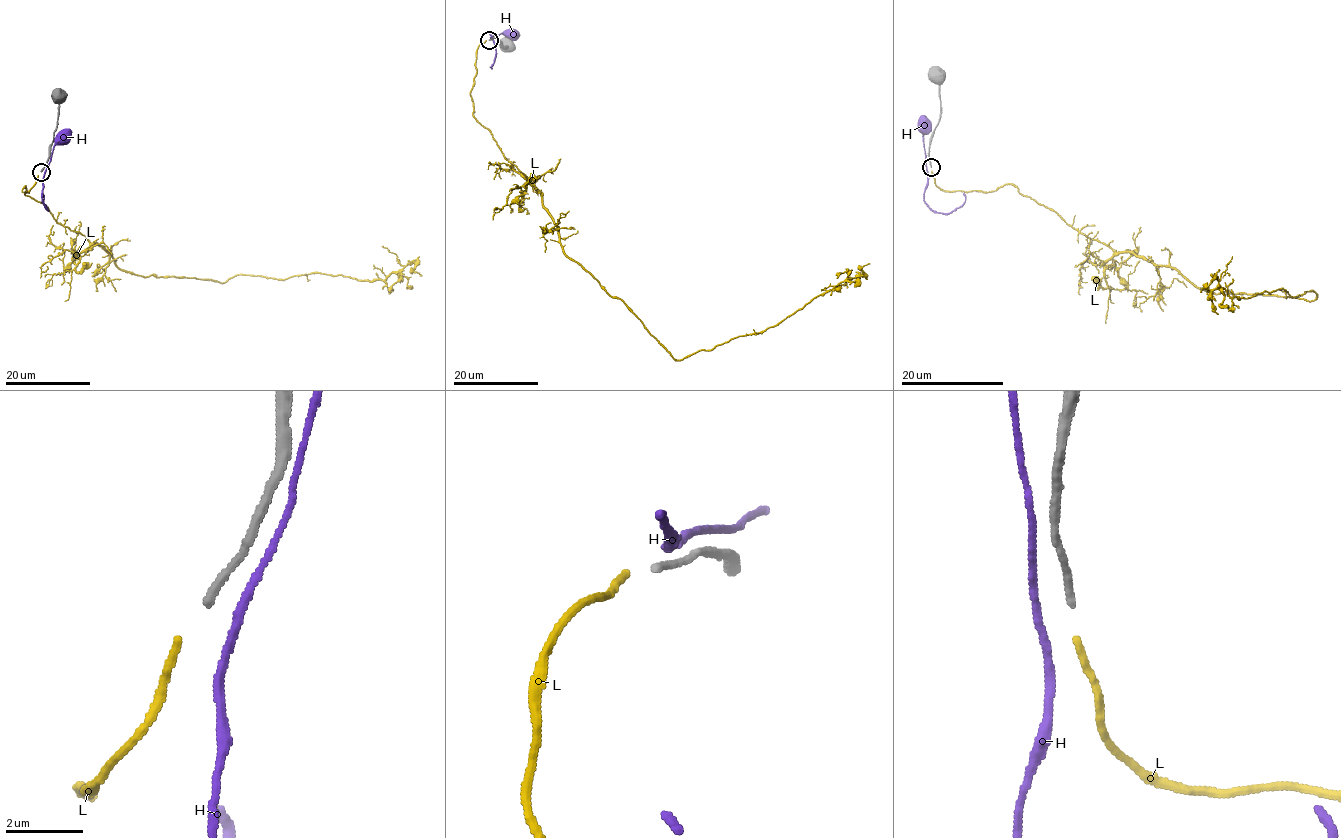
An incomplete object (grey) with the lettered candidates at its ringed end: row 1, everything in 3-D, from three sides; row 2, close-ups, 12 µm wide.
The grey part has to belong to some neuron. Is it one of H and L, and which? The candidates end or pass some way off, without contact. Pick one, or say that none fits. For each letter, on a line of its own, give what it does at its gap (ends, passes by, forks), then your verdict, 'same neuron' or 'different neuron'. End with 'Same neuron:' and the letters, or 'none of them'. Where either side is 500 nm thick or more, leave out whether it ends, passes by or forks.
H: it passes by | different neuron
L: it ends | different neuron
Same neuron: none of them

